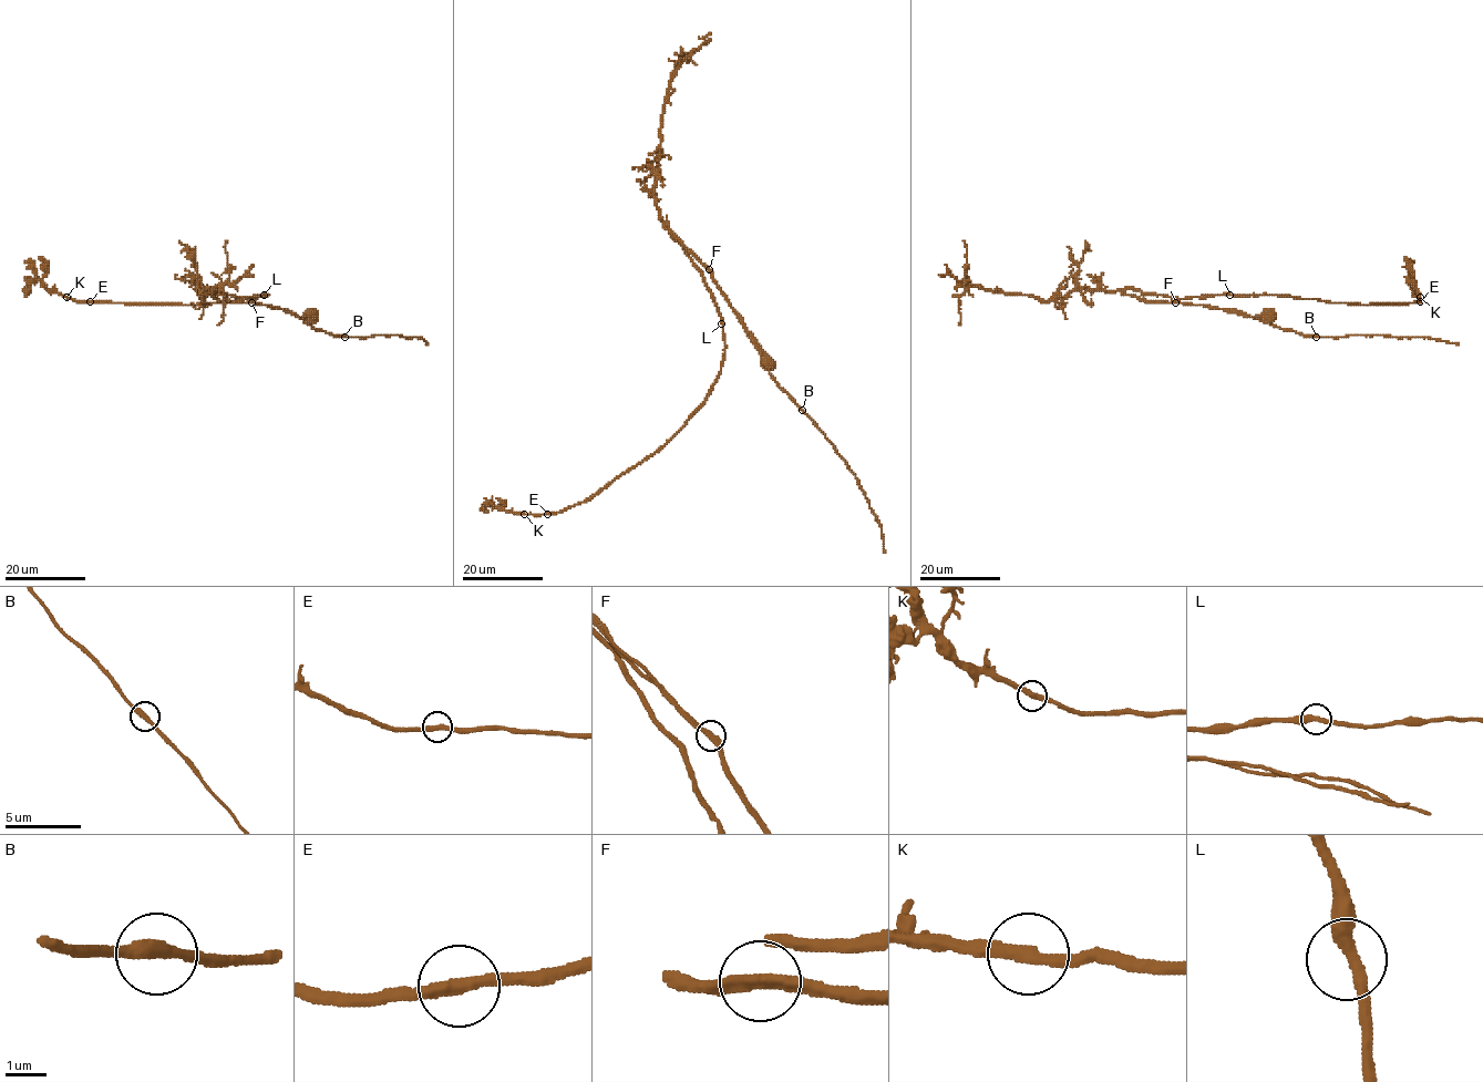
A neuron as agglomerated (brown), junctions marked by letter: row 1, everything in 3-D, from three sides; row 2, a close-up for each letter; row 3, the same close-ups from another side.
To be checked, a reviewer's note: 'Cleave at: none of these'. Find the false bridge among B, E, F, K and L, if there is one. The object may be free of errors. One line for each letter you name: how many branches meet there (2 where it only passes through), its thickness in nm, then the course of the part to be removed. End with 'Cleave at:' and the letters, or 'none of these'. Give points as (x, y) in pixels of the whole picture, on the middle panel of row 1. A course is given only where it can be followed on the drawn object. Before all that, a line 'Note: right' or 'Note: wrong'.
Note: wrong
F: 2 | 320 nm | (709, 269), (771, 370)
Cleave at: F

